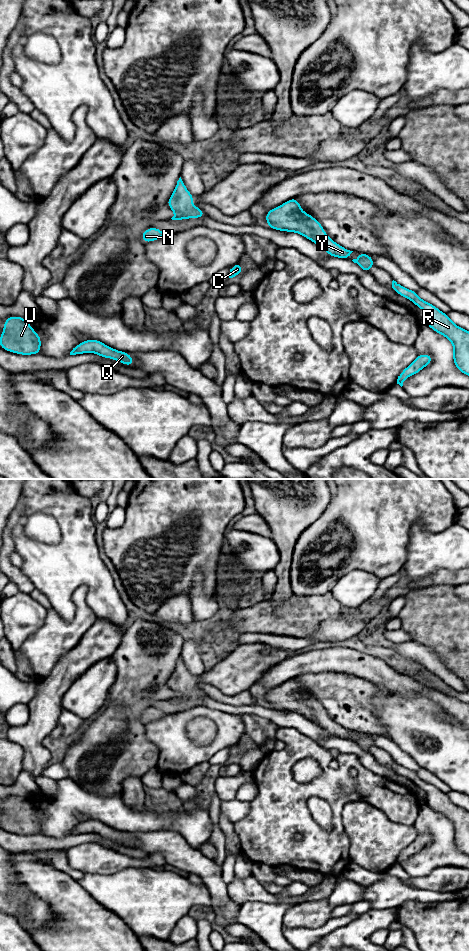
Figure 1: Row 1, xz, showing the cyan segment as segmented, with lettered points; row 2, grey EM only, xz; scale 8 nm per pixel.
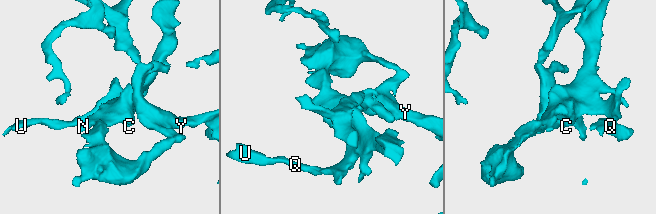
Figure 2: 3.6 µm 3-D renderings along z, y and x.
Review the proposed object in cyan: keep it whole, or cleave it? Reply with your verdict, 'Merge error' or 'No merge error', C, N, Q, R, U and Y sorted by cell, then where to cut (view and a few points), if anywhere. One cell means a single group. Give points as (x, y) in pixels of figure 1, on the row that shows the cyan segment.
No merge error. Groups: C N Q R U Y. No split

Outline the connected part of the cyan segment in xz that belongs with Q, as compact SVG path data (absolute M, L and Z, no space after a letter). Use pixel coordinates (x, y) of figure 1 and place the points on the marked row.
M89 339L82 341L73 348L73 350L70 352L70 355L85 353L94 353L100 355L102 358L110 358L128 366L133 365L133 357L127 352L118 351L105 345L99 340Z

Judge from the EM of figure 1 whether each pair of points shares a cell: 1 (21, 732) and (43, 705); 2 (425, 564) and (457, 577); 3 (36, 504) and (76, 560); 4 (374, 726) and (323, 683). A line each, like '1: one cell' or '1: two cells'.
1: one cell
2: two cells
3: one cell
4: one cell

